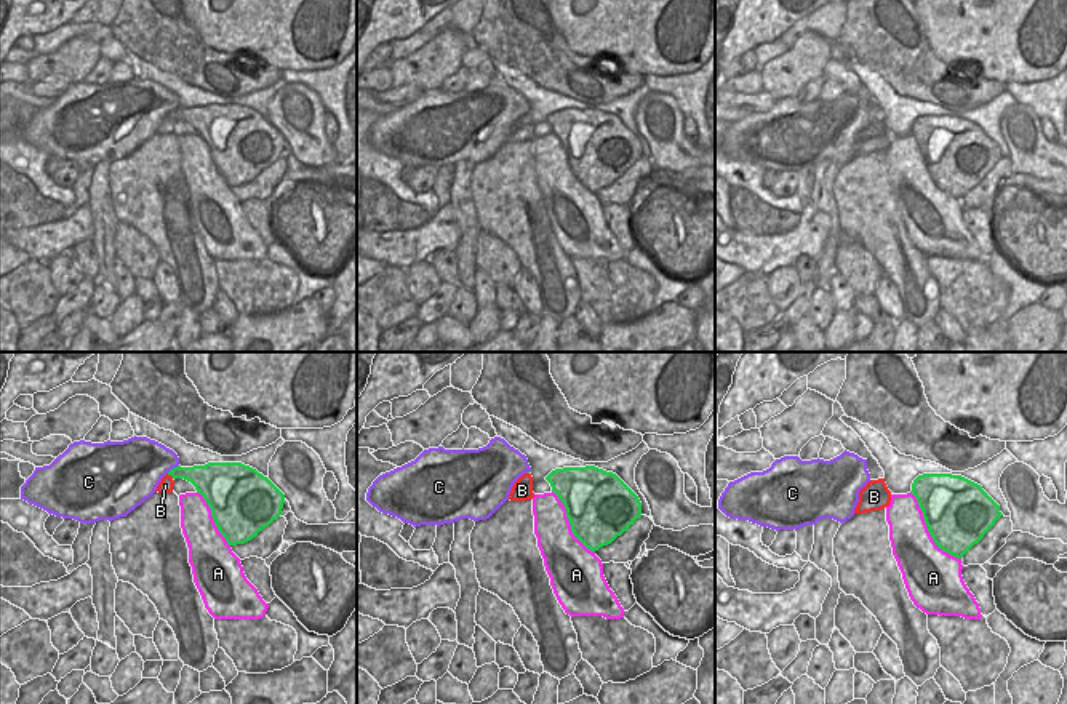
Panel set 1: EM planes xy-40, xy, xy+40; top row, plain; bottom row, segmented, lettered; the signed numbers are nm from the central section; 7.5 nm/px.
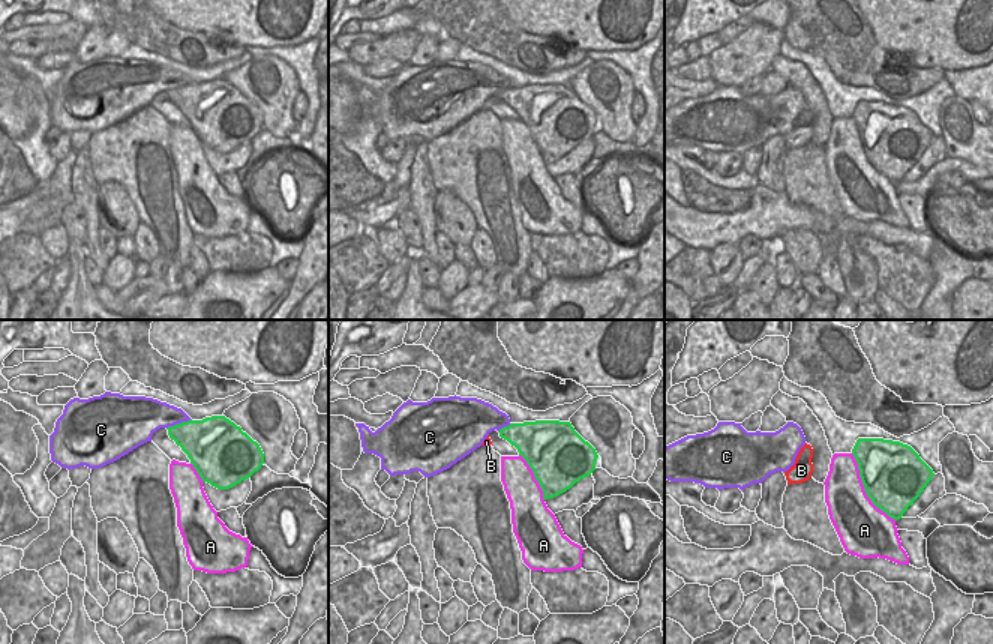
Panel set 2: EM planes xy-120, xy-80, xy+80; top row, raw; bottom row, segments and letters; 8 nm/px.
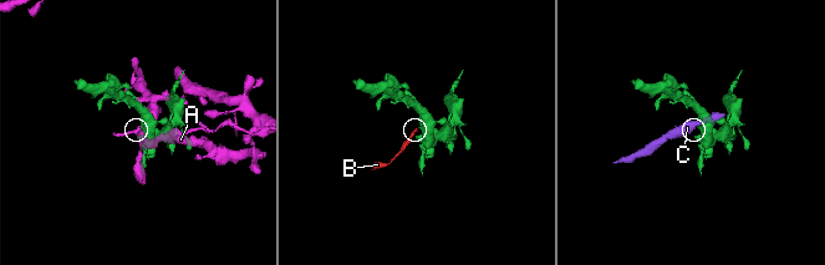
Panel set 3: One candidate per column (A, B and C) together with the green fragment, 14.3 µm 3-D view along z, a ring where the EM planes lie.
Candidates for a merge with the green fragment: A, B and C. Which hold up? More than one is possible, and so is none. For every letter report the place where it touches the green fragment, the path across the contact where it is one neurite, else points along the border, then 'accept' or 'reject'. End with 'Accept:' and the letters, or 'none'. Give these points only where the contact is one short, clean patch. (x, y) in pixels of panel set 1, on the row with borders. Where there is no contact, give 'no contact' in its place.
A: xy+40 (928, 530) | reject
B: xy-40 (170, 474) | along xy-40 (167, 474), (173, 477) | reject
C: xy-40 (171, 469) | reject
Accept: none

